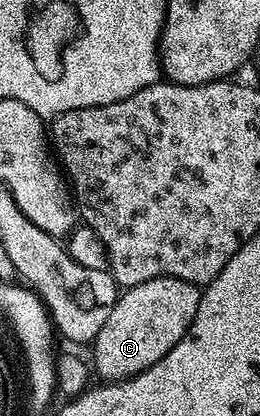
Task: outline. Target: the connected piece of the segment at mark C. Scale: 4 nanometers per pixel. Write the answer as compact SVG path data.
M154 278L145 280L145 284L126 287L120 293L123 295L112 306L110 303L101 324L101 332L97 332L95 337L93 343L93 349L95 349L94 373L98 377L100 374L100 379L103 380L124 382L126 378L137 376L141 372L145 372L145 368L157 364L157 360L161 360L161 356L165 356L165 352L174 348L177 340L181 340L181 336L185 336L189 324L193 324L193 316L197 316L200 293L200 287L196 283L186 282L180 278Z

